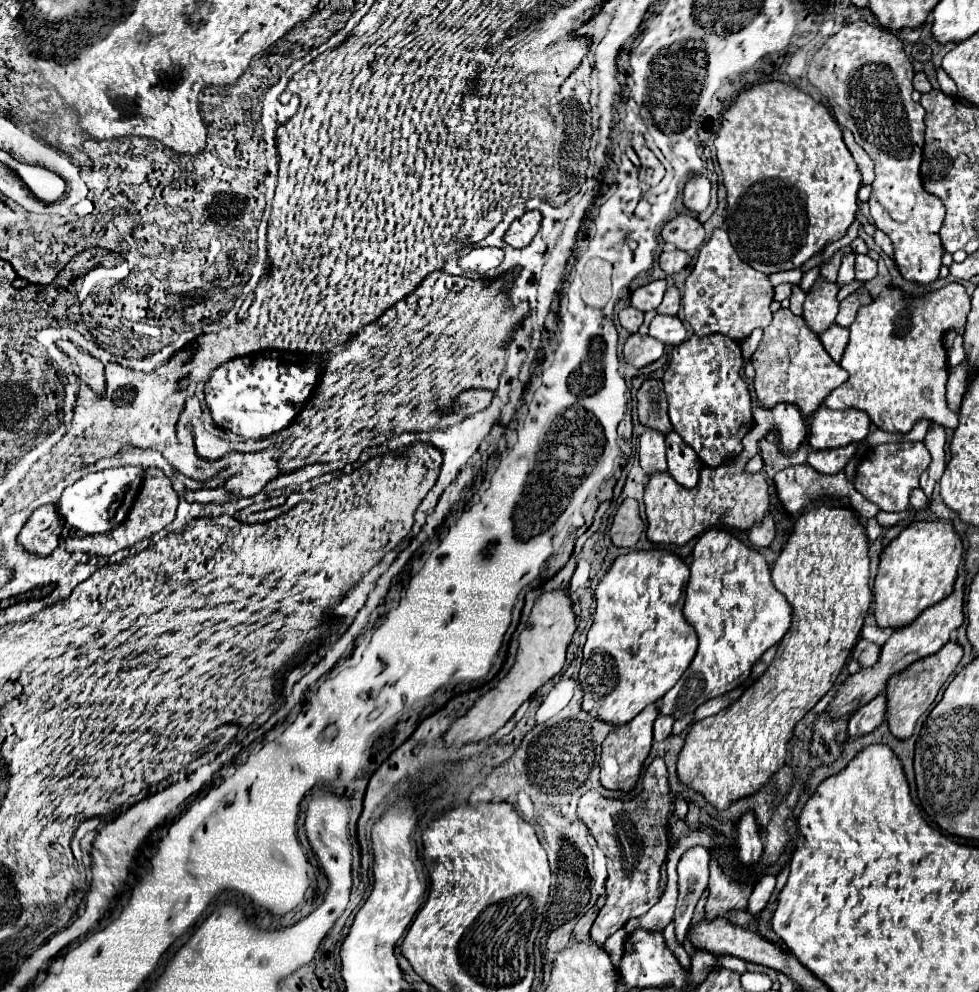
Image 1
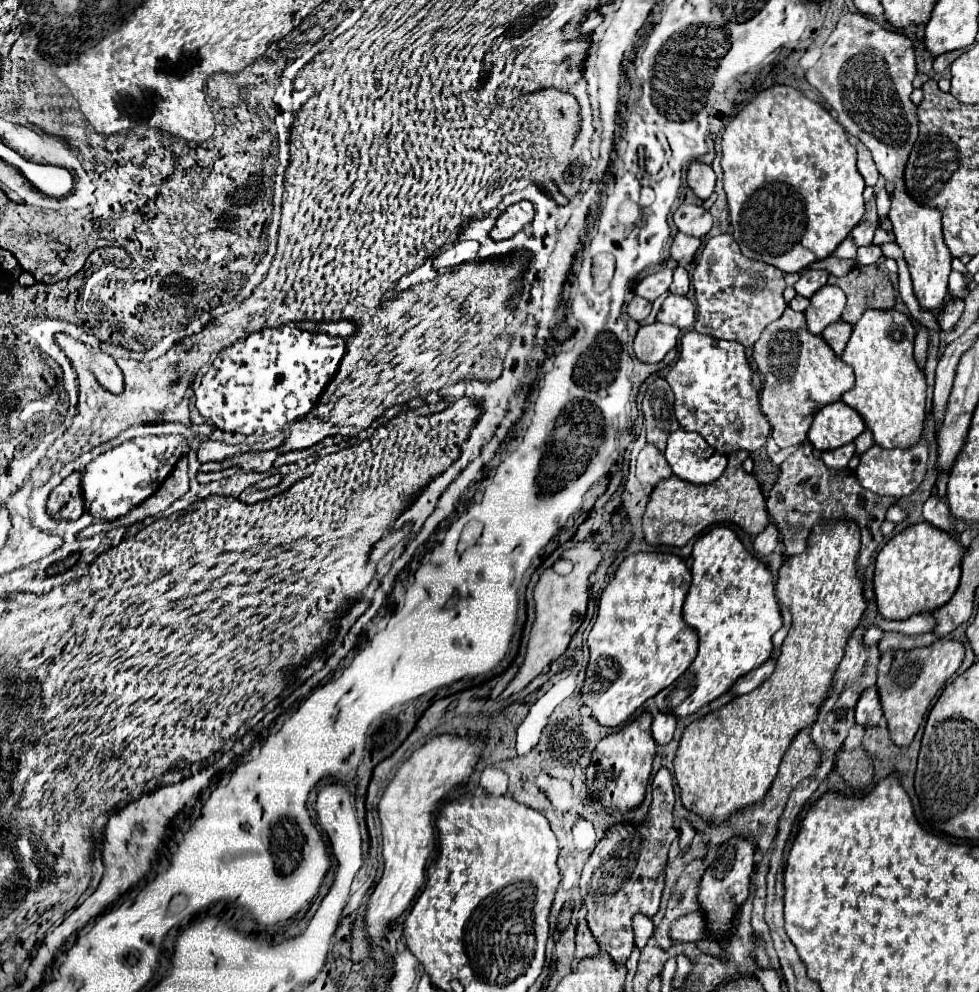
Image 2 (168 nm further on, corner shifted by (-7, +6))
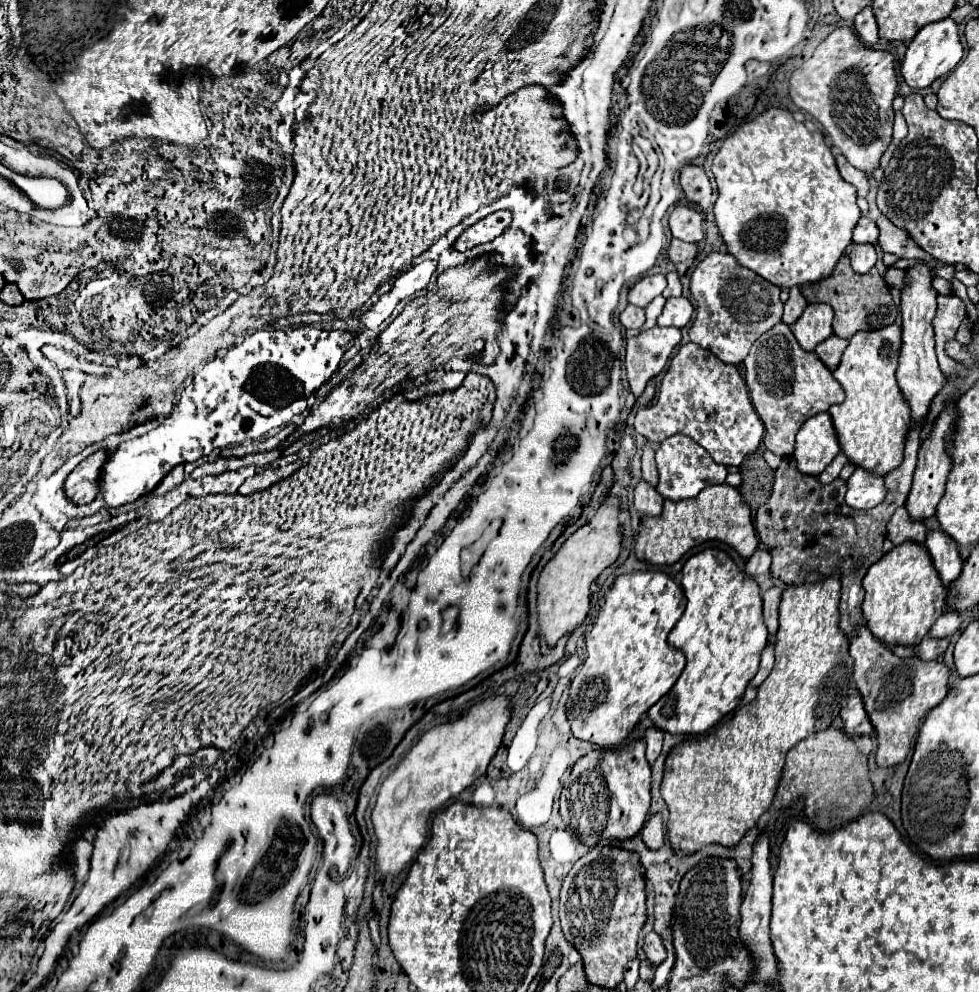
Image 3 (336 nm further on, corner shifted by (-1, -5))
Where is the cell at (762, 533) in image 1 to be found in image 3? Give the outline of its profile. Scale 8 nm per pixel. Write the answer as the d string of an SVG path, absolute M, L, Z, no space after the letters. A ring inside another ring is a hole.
M757 549L747 565L745 565L745 571L751 575L751 577L757 577L757 575L763 575L763 573L769 573L769 567L771 567L771 555L767 553L767 549Z

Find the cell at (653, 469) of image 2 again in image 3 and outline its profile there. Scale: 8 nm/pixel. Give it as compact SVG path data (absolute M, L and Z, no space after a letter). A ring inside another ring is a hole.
M641 479L633 491L633 505L641 517L659 517L663 511L663 497Z

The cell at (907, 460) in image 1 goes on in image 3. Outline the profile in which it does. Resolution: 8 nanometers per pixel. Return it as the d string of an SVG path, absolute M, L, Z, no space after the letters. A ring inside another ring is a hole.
M855 469L855 473L847 479L847 495L845 503L853 509L871 509L879 505L887 495L883 477L871 477L871 473L863 473L863 469Z

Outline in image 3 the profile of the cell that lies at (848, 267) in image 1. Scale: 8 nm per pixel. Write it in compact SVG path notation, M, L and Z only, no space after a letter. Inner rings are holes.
M861 217L853 233L853 243L875 243L877 237L879 237L879 229L875 221L871 221L869 217Z

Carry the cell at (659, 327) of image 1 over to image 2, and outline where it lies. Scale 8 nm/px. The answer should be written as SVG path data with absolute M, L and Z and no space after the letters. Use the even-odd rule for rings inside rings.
M669 294L657 314L657 320L663 324L677 326L679 330L687 330L695 322L695 306L685 296Z

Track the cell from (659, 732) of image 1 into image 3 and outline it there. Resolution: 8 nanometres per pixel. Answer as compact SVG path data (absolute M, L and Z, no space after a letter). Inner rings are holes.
M649 727L645 731L645 743L647 743L647 761L649 765L655 763L655 759L661 753L661 745L663 745L663 731L657 727Z

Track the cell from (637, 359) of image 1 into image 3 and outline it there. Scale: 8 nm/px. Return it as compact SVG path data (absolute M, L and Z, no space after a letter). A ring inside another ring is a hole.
M651 327L637 337L627 339L627 381L629 391L639 397L647 383L663 371L669 363L673 349L681 343L681 329L677 327Z

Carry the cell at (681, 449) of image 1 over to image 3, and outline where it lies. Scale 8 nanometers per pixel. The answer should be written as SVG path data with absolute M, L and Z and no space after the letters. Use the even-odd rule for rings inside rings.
M671 435L661 443L657 451L657 467L659 467L657 491L661 493L663 499L669 499L669 501L681 501L681 499L695 497L707 485L719 485L727 477L727 467L715 463L711 455L687 435Z

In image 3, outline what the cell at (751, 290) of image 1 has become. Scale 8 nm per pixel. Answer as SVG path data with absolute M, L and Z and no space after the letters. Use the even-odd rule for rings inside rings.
M707 255L691 275L691 295L697 301L697 315L689 329L693 343L711 351L723 363L739 365L755 339L781 321L783 303L779 301L781 289L745 269L731 255Z

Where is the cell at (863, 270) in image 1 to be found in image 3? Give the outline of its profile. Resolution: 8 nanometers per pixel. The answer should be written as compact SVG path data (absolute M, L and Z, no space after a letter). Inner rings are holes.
M853 243L849 259L851 259L851 267L857 273L867 273L877 261L875 245L871 245L871 243Z

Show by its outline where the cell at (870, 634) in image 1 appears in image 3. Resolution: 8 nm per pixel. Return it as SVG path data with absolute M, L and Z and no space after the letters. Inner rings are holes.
M955 609L945 611L945 613L935 621L935 625L931 627L929 635L933 635L933 637L951 637L951 635L961 627L961 623L963 623L963 615L961 615L959 611L955 611Z

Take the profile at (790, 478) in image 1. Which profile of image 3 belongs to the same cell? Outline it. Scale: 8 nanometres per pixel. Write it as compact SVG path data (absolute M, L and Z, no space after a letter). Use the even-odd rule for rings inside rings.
M899 507L893 513L893 517L889 521L889 531L887 531L887 537L891 539L893 545L901 545L905 541L915 541L915 543L923 545L925 535L927 535L925 525L919 521L911 521L905 507Z

